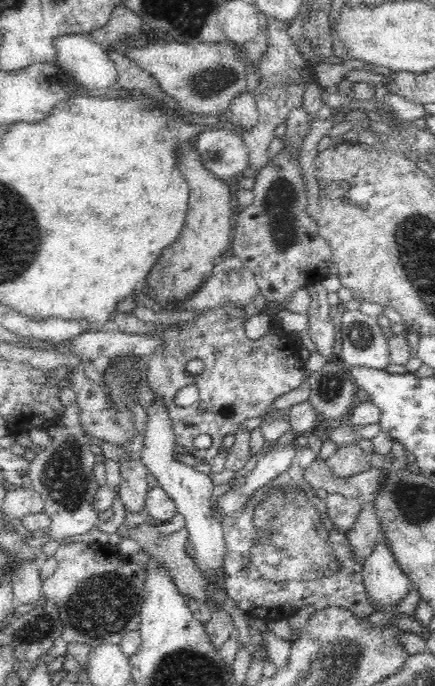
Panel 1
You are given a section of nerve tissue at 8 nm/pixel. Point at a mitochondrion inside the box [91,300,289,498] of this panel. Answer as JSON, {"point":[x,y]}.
{"point":[120,387]}

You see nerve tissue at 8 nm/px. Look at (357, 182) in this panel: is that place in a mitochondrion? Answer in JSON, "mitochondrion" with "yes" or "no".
{"mitochondrion":"no"}

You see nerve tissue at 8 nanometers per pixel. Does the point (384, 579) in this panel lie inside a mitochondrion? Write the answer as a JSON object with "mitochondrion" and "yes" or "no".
{"mitochondrion":"no"}

